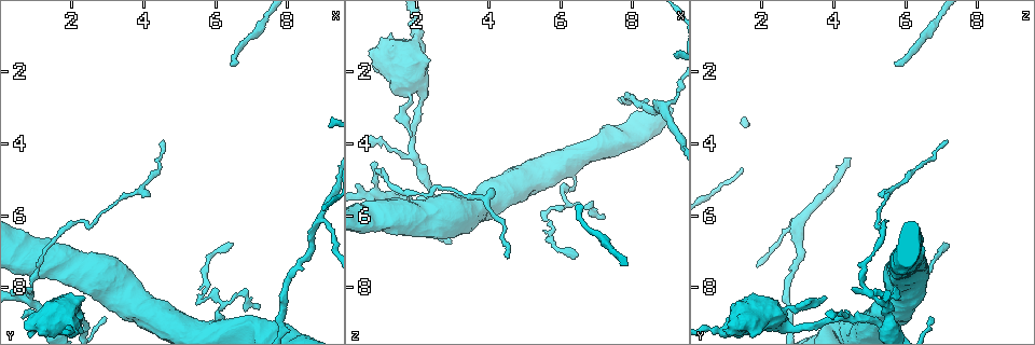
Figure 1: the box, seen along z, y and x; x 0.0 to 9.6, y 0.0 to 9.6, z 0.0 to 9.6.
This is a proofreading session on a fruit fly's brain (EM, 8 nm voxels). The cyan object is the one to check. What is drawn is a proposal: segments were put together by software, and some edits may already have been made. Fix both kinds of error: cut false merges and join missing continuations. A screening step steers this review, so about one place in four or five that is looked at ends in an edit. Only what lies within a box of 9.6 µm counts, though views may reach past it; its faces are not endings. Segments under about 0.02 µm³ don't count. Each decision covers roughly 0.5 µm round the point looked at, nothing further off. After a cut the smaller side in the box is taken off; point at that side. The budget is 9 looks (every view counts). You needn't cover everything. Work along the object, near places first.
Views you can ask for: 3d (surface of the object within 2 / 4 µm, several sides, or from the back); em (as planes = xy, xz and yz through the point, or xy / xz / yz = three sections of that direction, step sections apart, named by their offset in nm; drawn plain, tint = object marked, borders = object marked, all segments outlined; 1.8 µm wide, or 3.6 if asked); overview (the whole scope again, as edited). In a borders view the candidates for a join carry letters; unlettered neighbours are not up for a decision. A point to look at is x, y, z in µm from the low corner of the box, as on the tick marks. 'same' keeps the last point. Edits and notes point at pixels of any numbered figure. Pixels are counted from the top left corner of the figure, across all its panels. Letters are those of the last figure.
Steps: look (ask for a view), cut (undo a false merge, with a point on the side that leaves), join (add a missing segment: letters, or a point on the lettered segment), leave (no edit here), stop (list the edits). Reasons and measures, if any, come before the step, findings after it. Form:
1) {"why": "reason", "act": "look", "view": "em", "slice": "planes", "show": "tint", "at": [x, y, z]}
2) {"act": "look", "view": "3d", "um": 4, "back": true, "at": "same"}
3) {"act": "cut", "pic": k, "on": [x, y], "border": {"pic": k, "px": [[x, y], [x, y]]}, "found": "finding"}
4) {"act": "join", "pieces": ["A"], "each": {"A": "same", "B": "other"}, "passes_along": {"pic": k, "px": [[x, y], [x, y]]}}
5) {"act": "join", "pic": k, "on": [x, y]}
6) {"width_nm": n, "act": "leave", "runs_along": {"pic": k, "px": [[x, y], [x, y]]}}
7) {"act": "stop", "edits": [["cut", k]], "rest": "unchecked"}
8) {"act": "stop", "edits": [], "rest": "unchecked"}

{"why": "thin end", "act": "look", "view": "3d", "um": 4, "at": [6.50, 1.75, 5.70]}

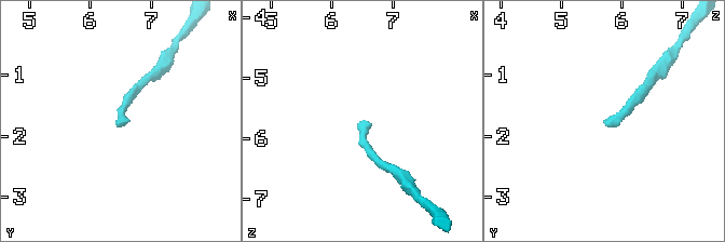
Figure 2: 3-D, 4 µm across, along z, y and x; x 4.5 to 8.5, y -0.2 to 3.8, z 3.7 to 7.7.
{"why": "need the tissue", "act": "look", "view": "em", "slice": "xy", "step": 16, "show": "borders", "at": [6.50, 1.75, 5.70]}

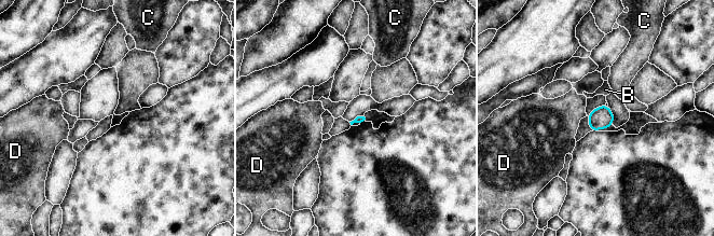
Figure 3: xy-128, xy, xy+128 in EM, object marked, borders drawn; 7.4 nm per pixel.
{"act": "look", "view": "em", "slice": "planes", "show": "borders", "at": "same"}

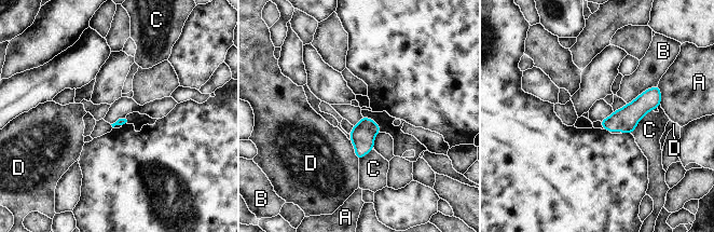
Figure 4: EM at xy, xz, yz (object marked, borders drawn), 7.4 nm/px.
{"act": "leave", "each": {"A": "other", "B": "other", "C": "other", "D": "other"}, "border": {"pic": 4, "px": [[349, 140], [354, 155], [358, 160]]}, "found": "no lettered segment goes on from it"}

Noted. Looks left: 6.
{"why": "free end", "act": "look", "view": "em", "slice": "yz", "step": 16, "show": "borders", "at": [7.20, 8.55, 6.10]}

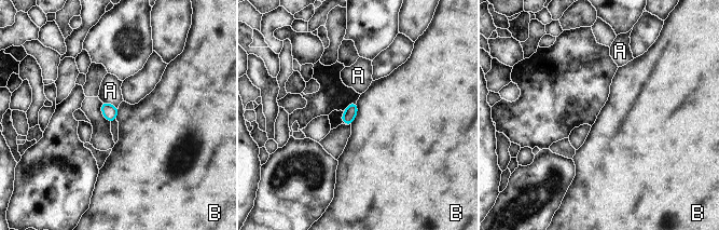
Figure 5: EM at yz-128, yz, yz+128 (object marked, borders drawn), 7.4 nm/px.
{"act": "leave", "each": {"A": "other", "B": "other"}, "border": {"pic": 5, "px": [[357, 103], [357, 114], [350, 124]]}, "found": "none of them fits"}

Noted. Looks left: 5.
{"why": "side arm on a straight run", "act": "look", "view": "3d", "um": 4, "at": [2.35, 9.05, 5.45]}

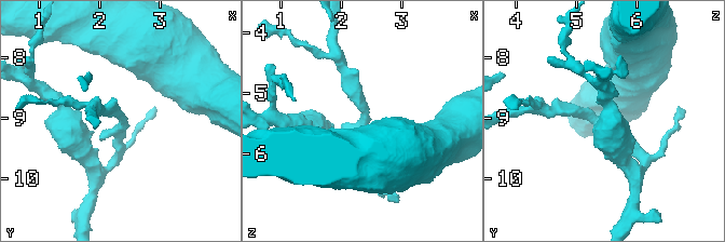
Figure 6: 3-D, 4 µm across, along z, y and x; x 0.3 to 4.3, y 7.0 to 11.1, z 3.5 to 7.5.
{"arms": 3, "arm_widths_nm": [190, 200, 260], "act": "look", "view": "em", "slice": "planes", "show": "plain", "at": [2.35, 9.10, 5.40]}

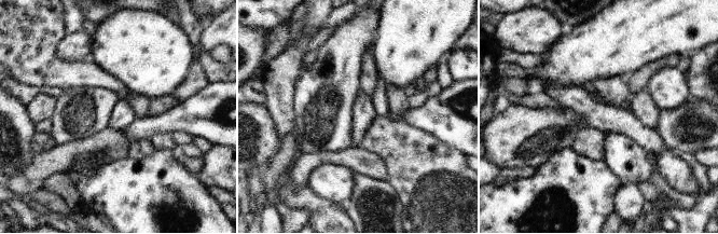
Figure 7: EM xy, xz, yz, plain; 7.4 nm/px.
{"why": "see the neighbours", "act": "look", "view": "em", "slice": "planes", "show": "borders", "at": "same"}

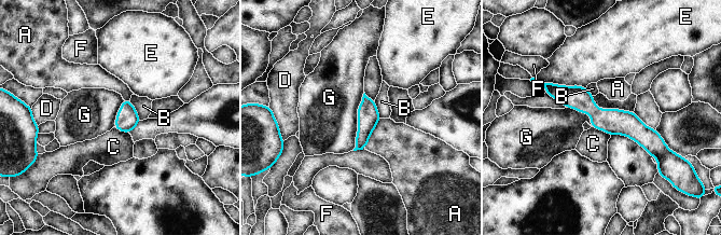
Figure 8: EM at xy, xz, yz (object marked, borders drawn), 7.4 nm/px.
{"longest_contact_nm": ["G", 440], "act": "leave", "each": {"A": "other", "B": "other", "C": "other", "D": "other", "E": "other", "F": "other", "G": "other"}, "border": {"pic": 8, "px": [[364, 93], [358, 107], [352, 150]]}, "found": "continuous, no second cell"}

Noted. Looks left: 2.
{"act": "look", "view": "3d", "um": 4, "back": true, "at": [1.50, 8.80, 1.75]}

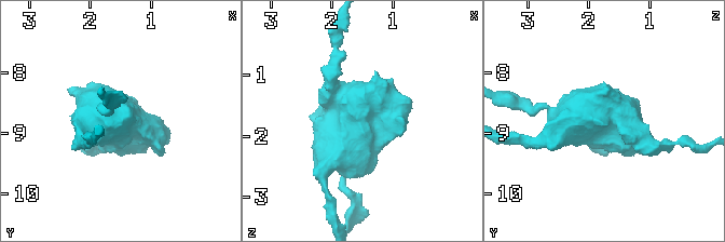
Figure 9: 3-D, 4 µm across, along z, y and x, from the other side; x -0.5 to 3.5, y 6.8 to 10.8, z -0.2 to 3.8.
{"act": "look", "view": "em", "slice": "yz", "step": 16, "show": "borders", "at": "same"}

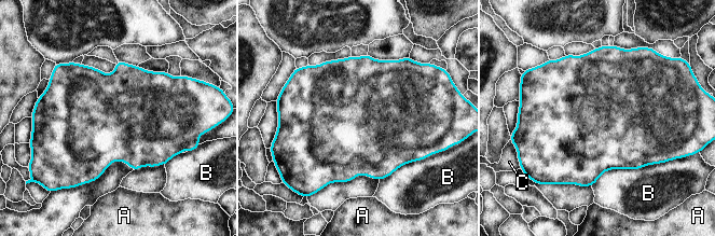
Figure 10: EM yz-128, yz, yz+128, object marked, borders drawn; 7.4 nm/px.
{"width_nm": 700, "act": "leave", "each": {"A": "other", "B": "other", "C": "other"}, "border": {"pic": 10, "px": [[656, 163], [609, 168], [591, 185]]}, "found": "all the same cell"}

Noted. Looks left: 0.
{"act": "stop", "edits": [], "rest": "unchecked"}

